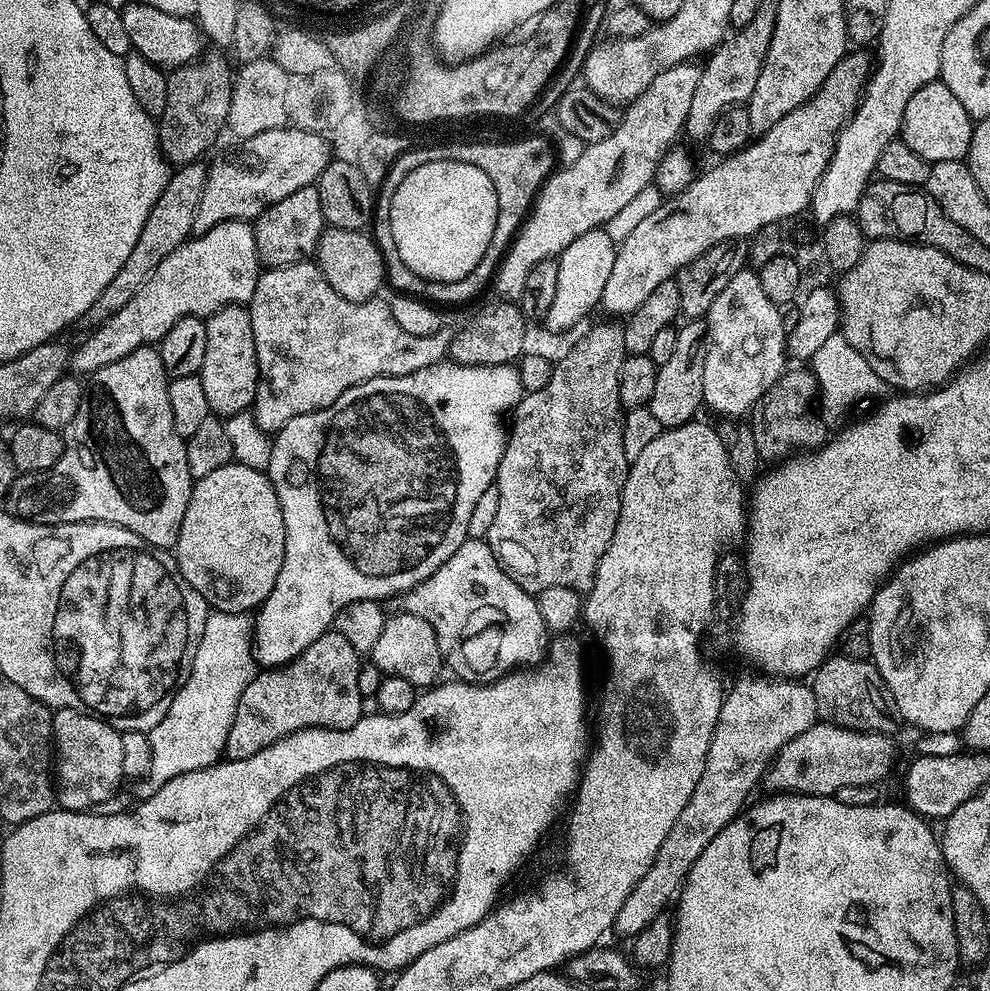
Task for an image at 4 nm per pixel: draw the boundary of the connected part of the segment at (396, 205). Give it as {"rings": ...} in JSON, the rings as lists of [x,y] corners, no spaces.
{"rings":[[[435,160],[426,162],[426,166],[418,166],[418,170],[410,170],[410,174],[402,178],[398,190],[394,190],[394,198],[390,202],[390,230],[402,262],[406,262],[414,274],[436,280],[439,284],[453,284],[471,274],[492,244],[497,222],[498,194],[494,190],[494,182],[490,182],[478,166],[461,160]]]}

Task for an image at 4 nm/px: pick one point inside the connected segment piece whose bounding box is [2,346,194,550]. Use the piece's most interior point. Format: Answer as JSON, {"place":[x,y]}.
{"place":[124,464]}

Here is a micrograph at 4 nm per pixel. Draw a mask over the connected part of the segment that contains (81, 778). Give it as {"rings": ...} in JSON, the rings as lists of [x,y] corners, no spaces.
{"rings":[[[57,708],[52,712],[52,738],[54,741],[54,776],[56,779],[54,787],[59,807],[66,812],[86,812],[99,809],[99,804],[106,803],[119,790],[120,780],[123,781],[125,779],[125,774],[122,770],[122,738],[120,737],[120,733],[107,724],[105,720],[100,720],[96,716],[79,712],[73,708]]]}

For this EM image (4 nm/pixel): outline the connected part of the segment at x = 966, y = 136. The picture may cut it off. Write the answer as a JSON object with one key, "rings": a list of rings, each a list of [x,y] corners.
{"rings":[[[933,82],[917,90],[914,98],[906,102],[906,114],[902,114],[902,126],[899,139],[914,150],[914,154],[922,154],[932,164],[943,160],[964,160],[968,155],[970,138],[974,121],[958,98],[942,82]]]}

